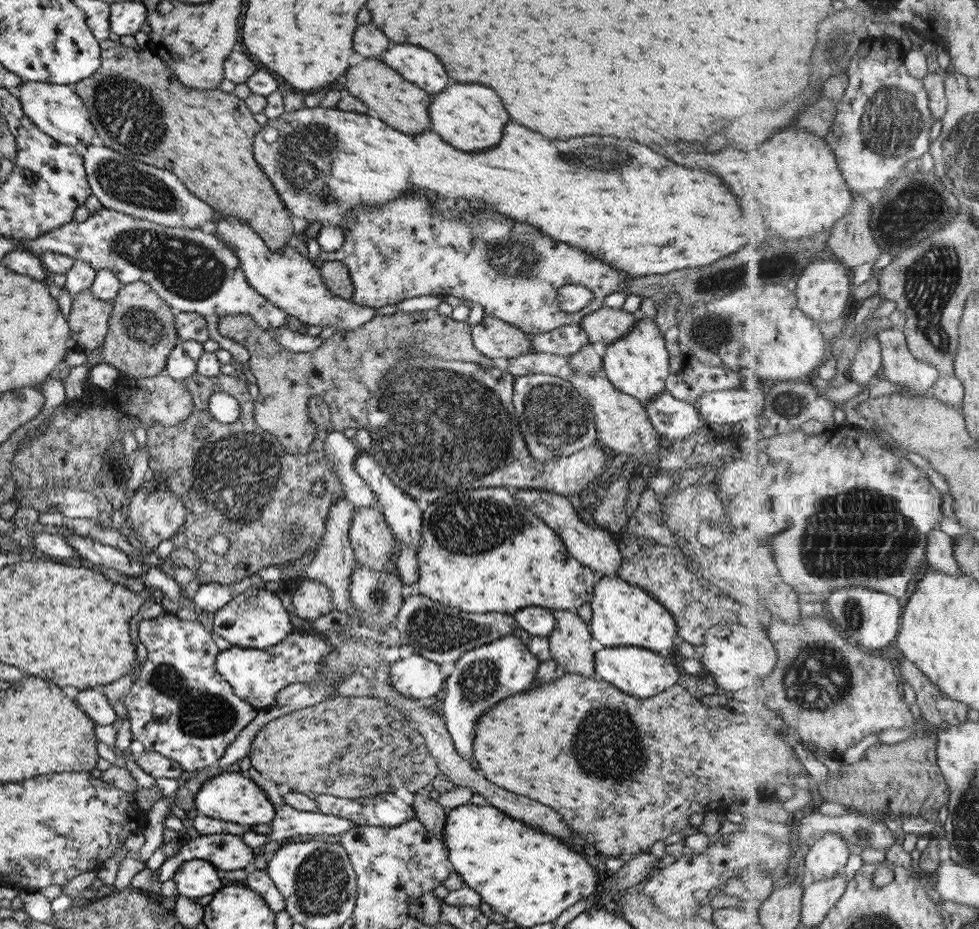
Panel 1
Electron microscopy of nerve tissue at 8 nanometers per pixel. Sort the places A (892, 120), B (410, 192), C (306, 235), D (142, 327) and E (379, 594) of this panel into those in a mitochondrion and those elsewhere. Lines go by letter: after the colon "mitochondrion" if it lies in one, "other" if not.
A: mitochondrion
B: other
C: other
D: mitochondrion
E: mitochondrion

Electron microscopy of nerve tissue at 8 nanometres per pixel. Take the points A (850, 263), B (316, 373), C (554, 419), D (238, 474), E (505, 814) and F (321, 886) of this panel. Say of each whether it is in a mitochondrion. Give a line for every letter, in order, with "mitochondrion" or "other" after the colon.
A: other
B: other
C: mitochondrion
D: mitochondrion
E: other
F: mitochondrion

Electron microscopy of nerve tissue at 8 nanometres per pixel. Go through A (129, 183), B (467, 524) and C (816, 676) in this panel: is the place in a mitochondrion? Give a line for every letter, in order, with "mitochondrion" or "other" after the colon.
A: mitochondrion
B: mitochondrion
C: mitochondrion

